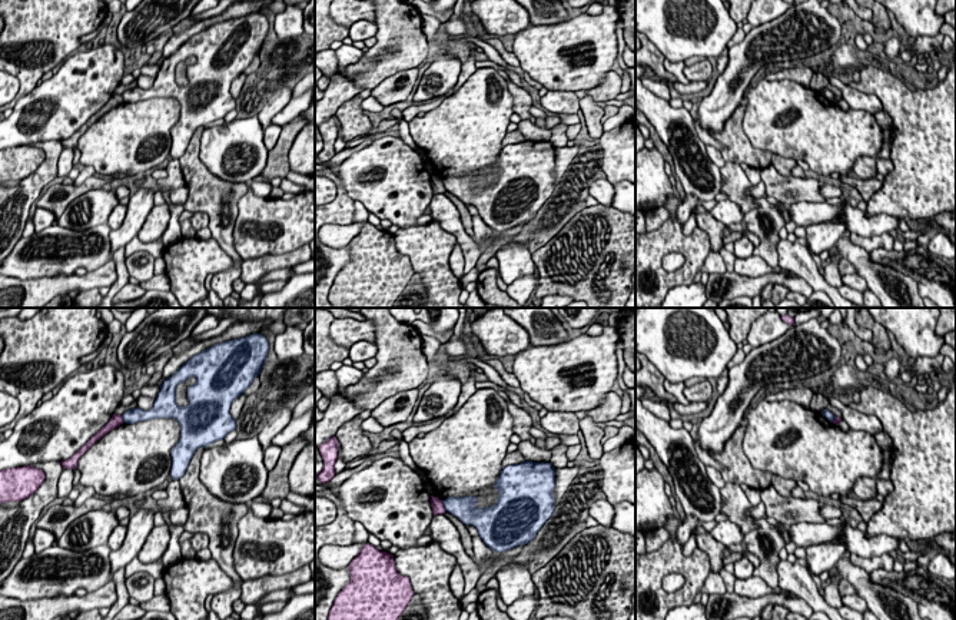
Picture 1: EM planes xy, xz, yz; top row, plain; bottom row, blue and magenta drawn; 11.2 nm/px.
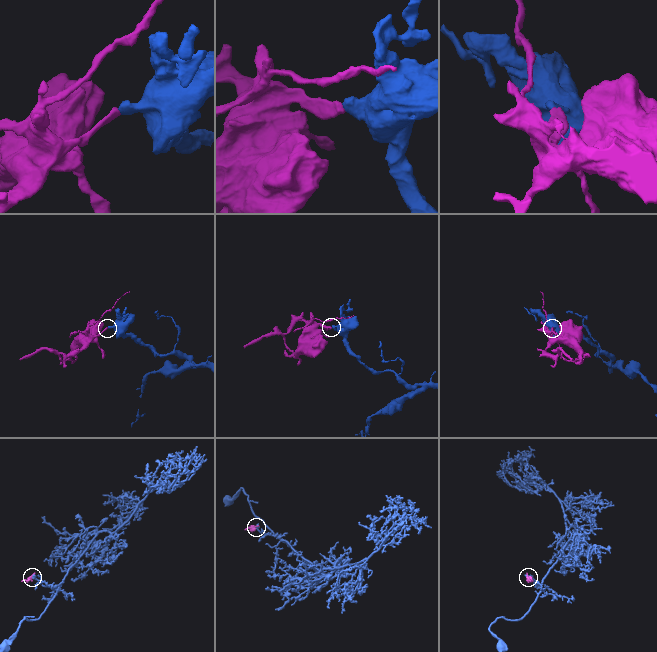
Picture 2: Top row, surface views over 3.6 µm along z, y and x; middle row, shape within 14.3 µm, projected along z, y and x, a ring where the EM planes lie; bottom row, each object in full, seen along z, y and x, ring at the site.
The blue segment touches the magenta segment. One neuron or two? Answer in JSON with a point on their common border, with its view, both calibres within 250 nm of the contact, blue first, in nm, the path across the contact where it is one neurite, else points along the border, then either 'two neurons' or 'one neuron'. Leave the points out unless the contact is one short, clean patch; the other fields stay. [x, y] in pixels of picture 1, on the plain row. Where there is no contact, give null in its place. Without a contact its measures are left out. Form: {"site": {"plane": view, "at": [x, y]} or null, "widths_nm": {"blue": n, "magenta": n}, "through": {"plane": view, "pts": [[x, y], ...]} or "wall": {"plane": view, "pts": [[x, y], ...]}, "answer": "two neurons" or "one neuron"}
{"site": {"plane": "xz", "at": [444, 185]}, "widths_nm": {"blue": 260, "magenta": 140}, "wall": {"plane": "xz", "pts": [[441, 179], [445, 189]]}, "answer": "two neurons"}

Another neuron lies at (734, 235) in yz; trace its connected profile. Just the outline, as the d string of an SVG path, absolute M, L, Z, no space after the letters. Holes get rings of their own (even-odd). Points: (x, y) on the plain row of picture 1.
M731 231L730 235L724 239L724 245L730 243L730 242L736 242L741 238L747 238L754 248L757 248L760 245L760 239L750 231L743 232L743 231Z

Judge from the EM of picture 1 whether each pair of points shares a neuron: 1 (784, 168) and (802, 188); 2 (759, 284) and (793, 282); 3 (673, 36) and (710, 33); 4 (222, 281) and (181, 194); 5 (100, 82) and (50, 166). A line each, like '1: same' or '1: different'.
1: different
2: same
3: same
4: different
5: different

